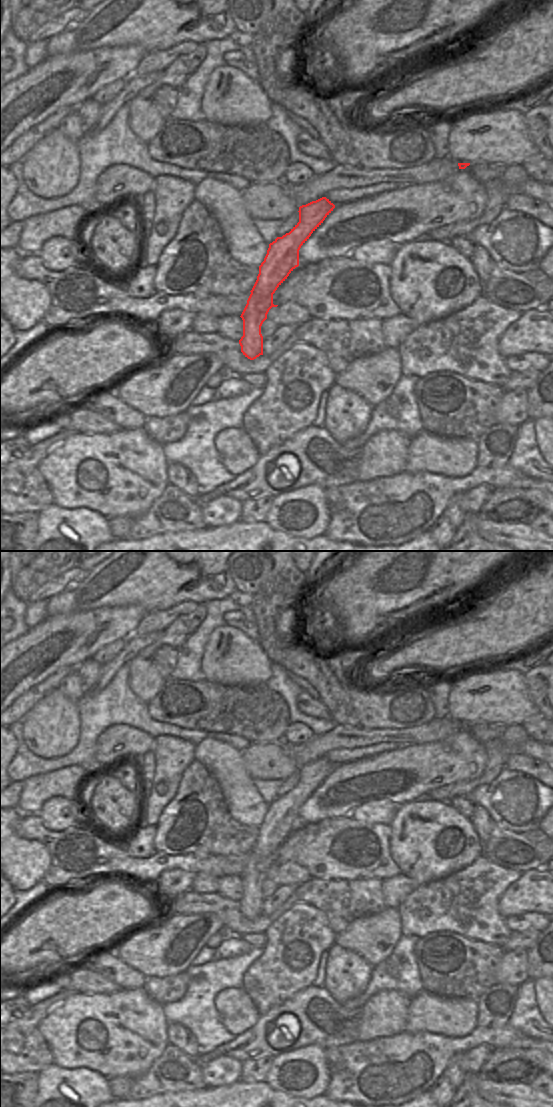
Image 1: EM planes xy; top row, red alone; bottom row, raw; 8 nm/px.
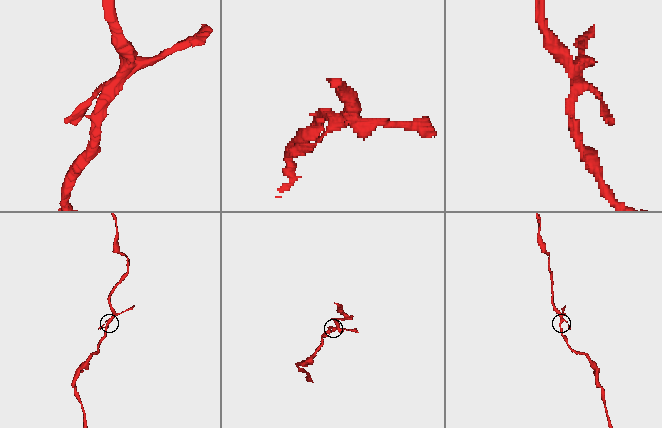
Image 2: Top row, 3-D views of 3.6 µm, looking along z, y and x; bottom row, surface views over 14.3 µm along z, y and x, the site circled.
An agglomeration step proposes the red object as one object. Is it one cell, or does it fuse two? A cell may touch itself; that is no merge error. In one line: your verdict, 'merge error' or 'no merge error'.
merge error

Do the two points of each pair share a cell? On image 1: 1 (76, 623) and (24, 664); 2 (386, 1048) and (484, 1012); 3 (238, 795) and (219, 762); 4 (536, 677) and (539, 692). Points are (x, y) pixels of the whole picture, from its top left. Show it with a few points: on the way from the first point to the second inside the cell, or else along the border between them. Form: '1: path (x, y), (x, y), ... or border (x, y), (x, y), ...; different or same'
1: path (64, 636), (37, 654); same
2: border (501, 1026), (493, 1028), (477, 1027); different
3: path (237, 787), (227, 770); same
4: path (539, 681), (539, 688); same

